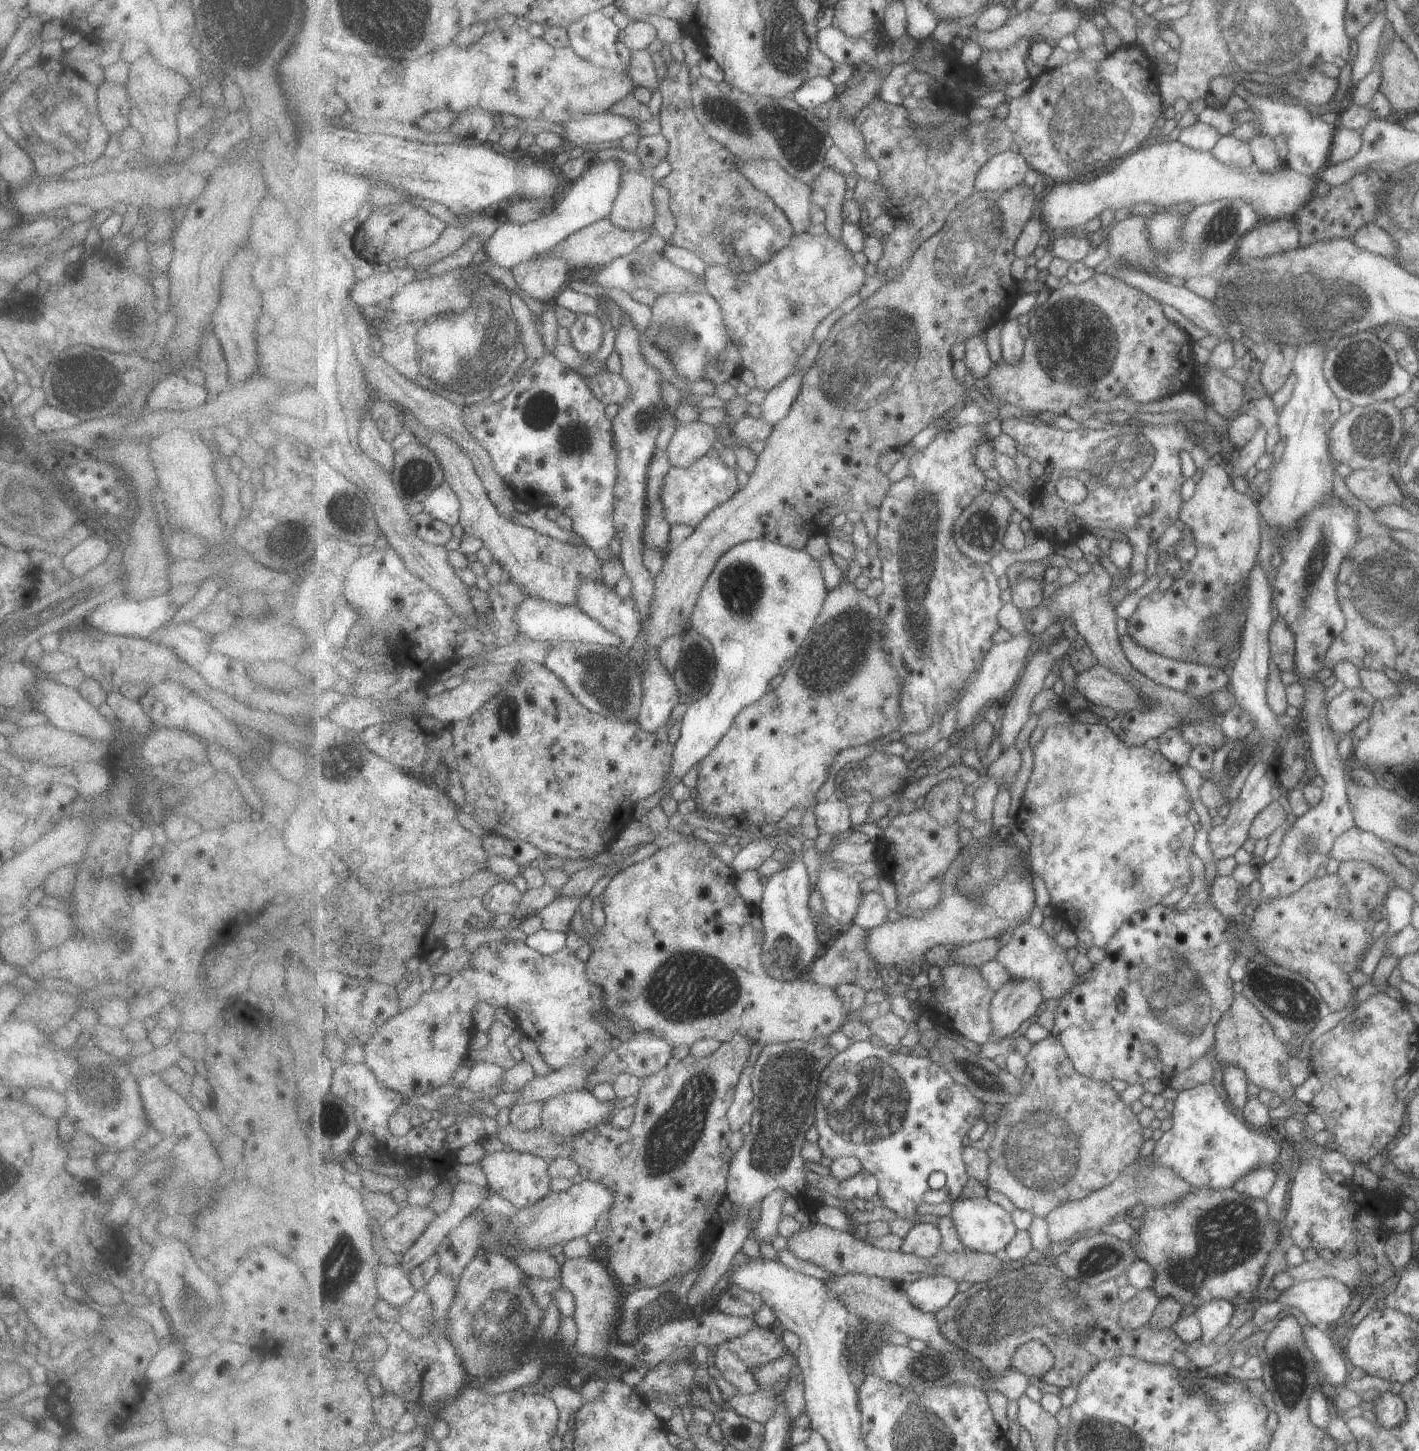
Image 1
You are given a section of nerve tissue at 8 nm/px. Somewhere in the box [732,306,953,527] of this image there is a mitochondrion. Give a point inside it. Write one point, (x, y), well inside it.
(874, 349)

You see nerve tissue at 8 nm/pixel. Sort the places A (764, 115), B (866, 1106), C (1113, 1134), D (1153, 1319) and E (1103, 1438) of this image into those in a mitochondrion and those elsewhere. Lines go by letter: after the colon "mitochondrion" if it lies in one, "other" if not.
A: mitochondrion
B: mitochondrion
C: other
D: other
E: mitochondrion

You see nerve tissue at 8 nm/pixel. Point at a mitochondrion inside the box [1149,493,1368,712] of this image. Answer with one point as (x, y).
(1318, 547)

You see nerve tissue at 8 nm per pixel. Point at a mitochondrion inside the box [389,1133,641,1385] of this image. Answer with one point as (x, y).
(503, 1311)

